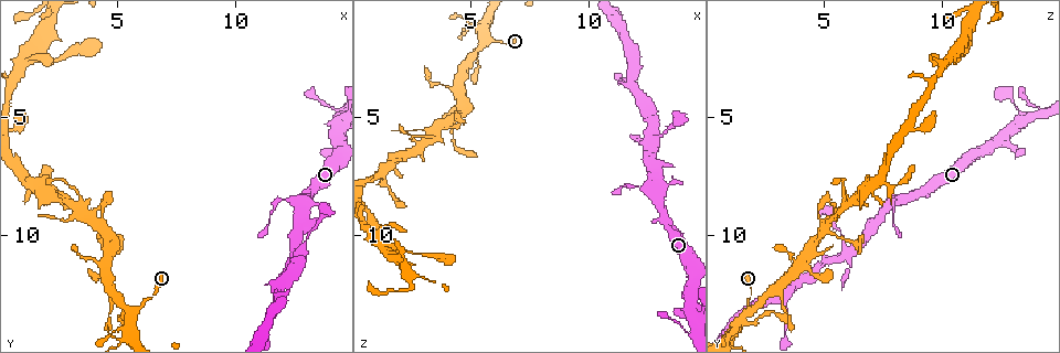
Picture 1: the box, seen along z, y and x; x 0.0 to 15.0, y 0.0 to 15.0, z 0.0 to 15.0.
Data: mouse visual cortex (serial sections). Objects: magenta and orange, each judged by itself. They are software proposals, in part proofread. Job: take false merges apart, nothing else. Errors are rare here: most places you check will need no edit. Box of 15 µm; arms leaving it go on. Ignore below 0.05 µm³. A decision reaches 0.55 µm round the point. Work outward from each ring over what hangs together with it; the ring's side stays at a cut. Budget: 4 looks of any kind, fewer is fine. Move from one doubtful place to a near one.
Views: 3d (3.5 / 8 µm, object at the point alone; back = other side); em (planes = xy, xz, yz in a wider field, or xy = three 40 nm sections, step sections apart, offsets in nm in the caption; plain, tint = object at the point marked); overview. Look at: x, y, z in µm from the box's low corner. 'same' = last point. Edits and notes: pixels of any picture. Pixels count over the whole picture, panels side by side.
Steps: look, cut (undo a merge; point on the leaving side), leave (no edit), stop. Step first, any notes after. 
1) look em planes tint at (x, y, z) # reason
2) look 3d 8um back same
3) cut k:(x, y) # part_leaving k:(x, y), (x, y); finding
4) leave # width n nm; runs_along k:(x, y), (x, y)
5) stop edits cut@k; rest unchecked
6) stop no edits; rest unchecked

look 3d 3.5um at (5.7, 13.3, 1.8) # sharp bend

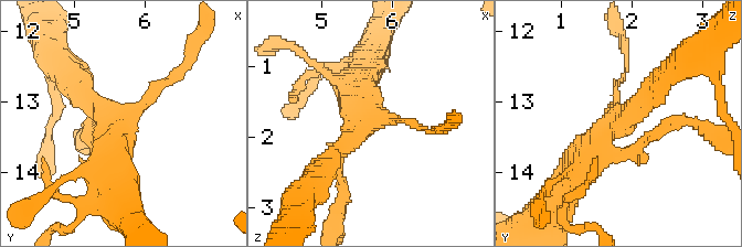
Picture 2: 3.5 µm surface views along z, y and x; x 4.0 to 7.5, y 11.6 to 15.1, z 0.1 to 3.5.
look em xy step 2 tint at (5.70, 13.20, 1.80) # now the EM

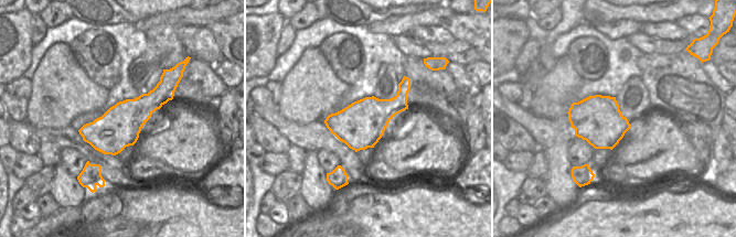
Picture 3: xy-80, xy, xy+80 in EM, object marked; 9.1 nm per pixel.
leave # width 420 nm; runs_along 2:(427, 130), (407, 121), (370, 121), (322, 167); continuous, no second cell

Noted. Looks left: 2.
look 3d 3.5um at (14.3, 5.2, 13.1) # abrupt turn

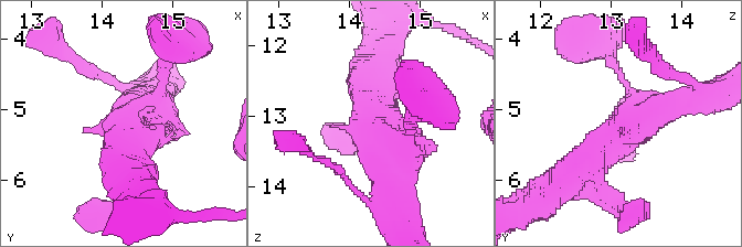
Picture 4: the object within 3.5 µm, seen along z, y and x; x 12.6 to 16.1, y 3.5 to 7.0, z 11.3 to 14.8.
look em planes tint at (14.25, 5.25, 13.10)

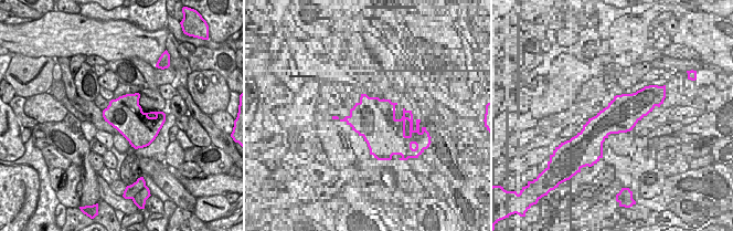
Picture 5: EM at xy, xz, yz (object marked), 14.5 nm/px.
leave # width 500 nm; runs_along 4:(379, 75), (379, 124), (331, 126); all the same cell

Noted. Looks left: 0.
stop no edits; rest unchecked

